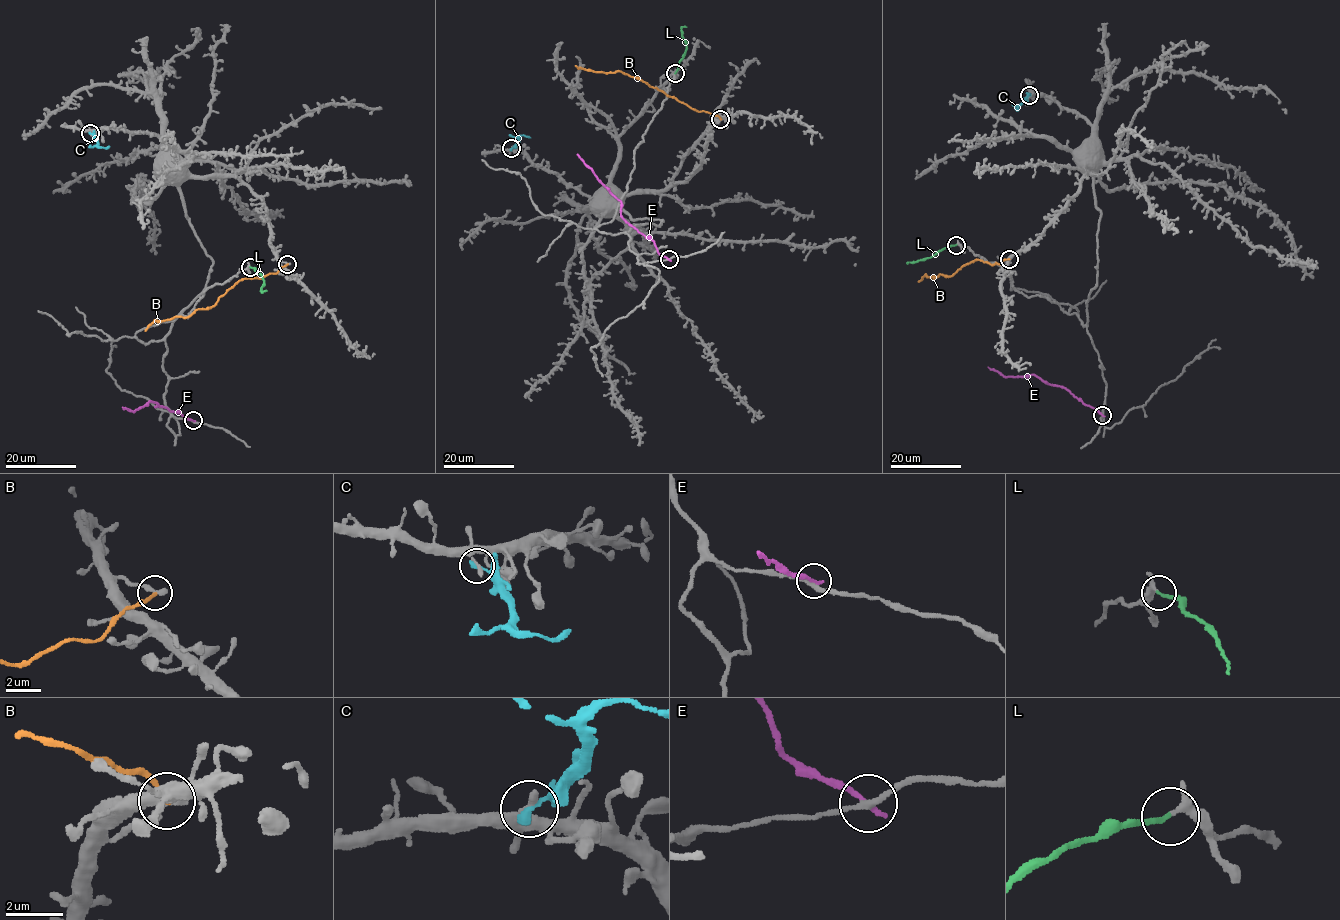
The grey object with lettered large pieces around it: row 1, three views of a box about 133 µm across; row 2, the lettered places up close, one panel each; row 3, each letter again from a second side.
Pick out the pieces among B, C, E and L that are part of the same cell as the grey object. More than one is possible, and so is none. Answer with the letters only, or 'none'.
L

